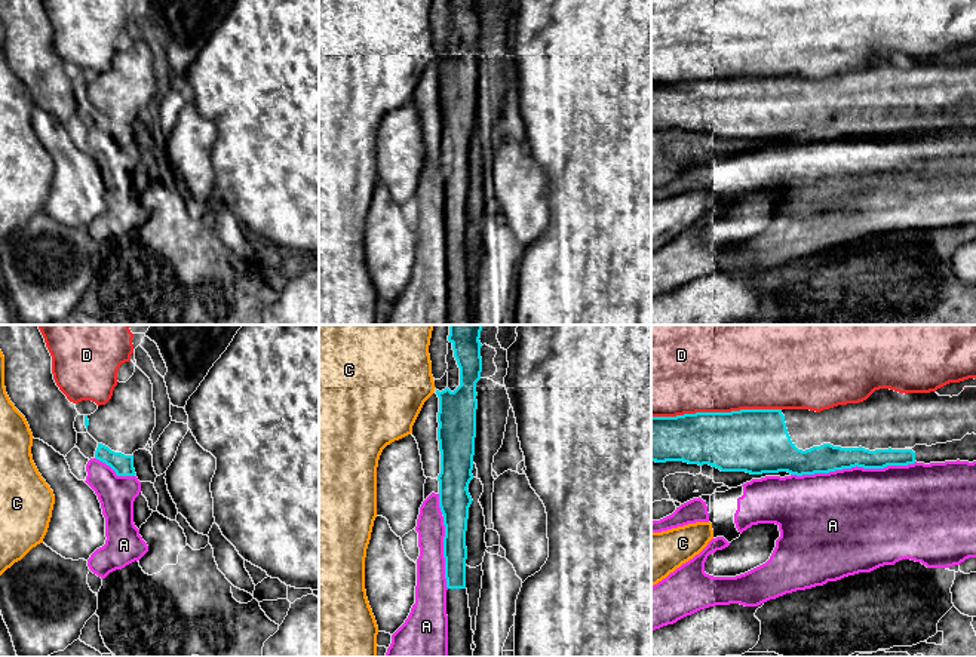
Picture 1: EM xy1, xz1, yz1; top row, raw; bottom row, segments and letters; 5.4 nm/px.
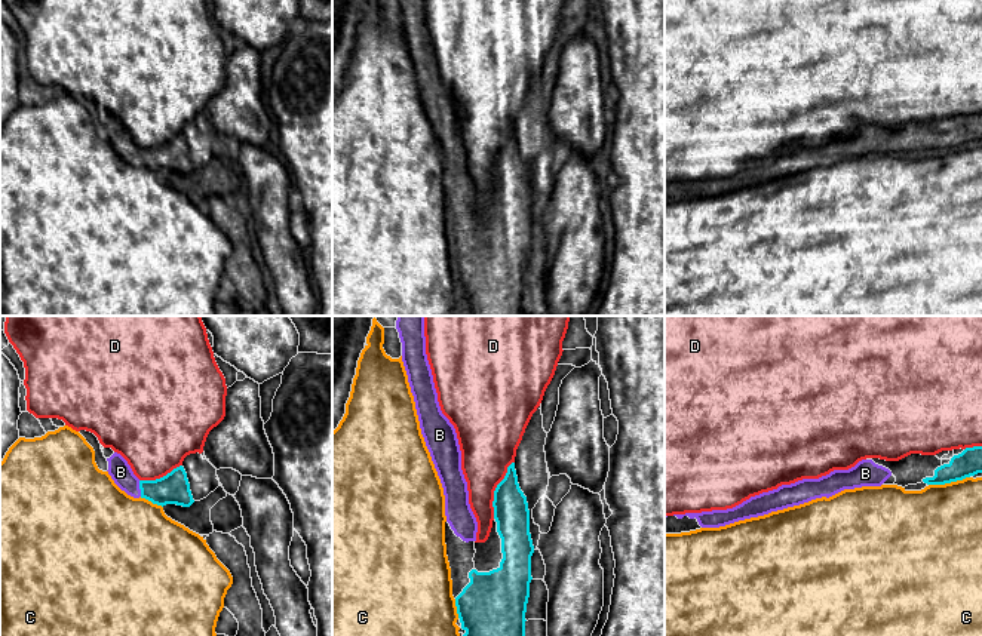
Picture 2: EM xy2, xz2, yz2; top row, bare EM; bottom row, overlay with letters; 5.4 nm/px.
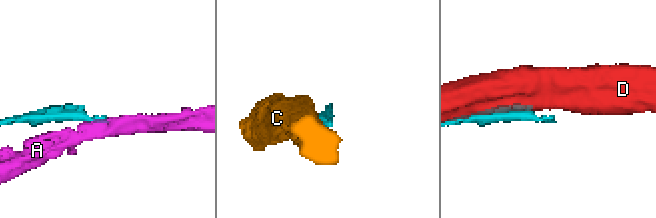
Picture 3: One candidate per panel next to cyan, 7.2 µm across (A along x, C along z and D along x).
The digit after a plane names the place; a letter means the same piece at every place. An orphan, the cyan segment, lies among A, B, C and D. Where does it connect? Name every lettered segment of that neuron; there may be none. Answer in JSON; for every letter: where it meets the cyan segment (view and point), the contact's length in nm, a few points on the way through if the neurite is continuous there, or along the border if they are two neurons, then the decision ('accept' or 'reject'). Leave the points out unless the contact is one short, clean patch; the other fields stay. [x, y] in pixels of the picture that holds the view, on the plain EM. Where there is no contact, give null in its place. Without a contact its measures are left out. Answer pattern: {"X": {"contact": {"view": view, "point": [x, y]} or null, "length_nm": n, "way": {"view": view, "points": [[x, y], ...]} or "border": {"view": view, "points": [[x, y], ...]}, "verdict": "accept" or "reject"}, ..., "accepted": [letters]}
{"A": {"contact": {"view": "yz1", "point": [853, 134]}, "length_nm": 700, "verdict": "reject"}, "B": {"contact": {"view": "xy2", "point": [140, 156]}, "length_nm": 90, "way": {"view": "xy2", "points": [[174, 156], [140, 156], [120, 140]]}, "verdict": "accept"}, "C": {"contact": {"view": "yz2", "point": [948, 150]}, "length_nm": 220, "verdict": "reject"}, "D": {"contact": {"view": "yz1", "point": [715, 80]}, "length_nm": 700, "verdict": "reject"}, "accepted": ["B"]}

